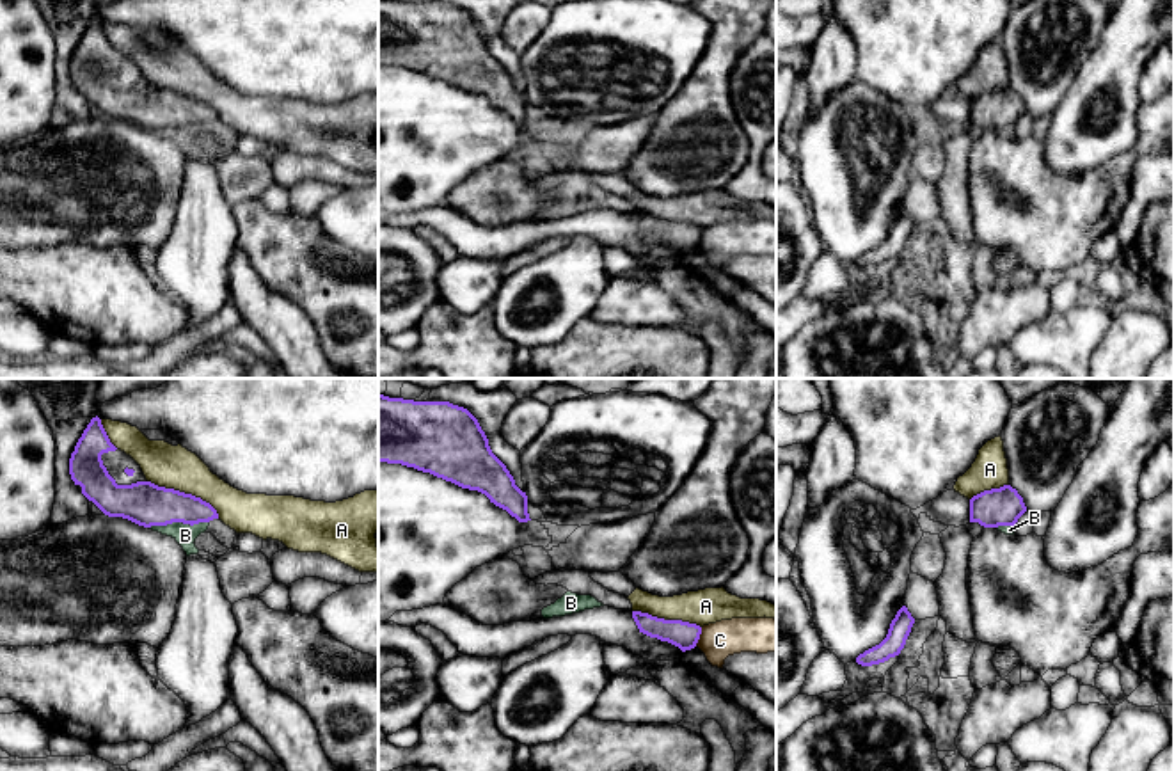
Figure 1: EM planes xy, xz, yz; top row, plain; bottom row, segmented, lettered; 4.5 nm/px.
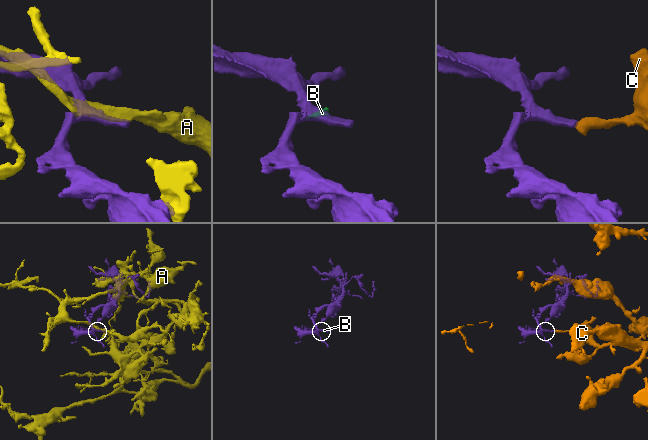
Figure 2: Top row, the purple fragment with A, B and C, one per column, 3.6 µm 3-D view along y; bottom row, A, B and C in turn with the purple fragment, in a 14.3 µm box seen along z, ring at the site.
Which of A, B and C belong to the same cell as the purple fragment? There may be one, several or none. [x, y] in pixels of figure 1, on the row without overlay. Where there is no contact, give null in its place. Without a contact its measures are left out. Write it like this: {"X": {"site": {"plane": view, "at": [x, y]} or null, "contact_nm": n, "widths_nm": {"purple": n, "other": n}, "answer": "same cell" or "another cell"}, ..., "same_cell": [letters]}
{"A": {"site": {"plane": "xy", "at": [183, 95]}, "contact_nm": 360, "widths_nm": {"purple": 200, "other": 190}, "answer": "another cell"}, "B": {"site": {"plane": "xy", "at": [178, 123]}, "contact_nm": 280, "widths_nm": {"purple": 200, "other": 100}, "answer": "same cell"}, "C": {"site": {"plane": "xz", "at": [698, 238]}, "contact_nm": 90, "widths_nm": {"purple": 120, "other": 160}, "answer": "another cell"}, "same_cell": ["B"]}

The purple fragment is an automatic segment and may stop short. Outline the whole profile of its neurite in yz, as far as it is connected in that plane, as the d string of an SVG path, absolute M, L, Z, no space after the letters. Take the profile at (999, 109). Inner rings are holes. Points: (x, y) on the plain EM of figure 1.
M1011 87L984 92L970 101L970 124L1014 137L1014 126L1027 114L1023 99Z

